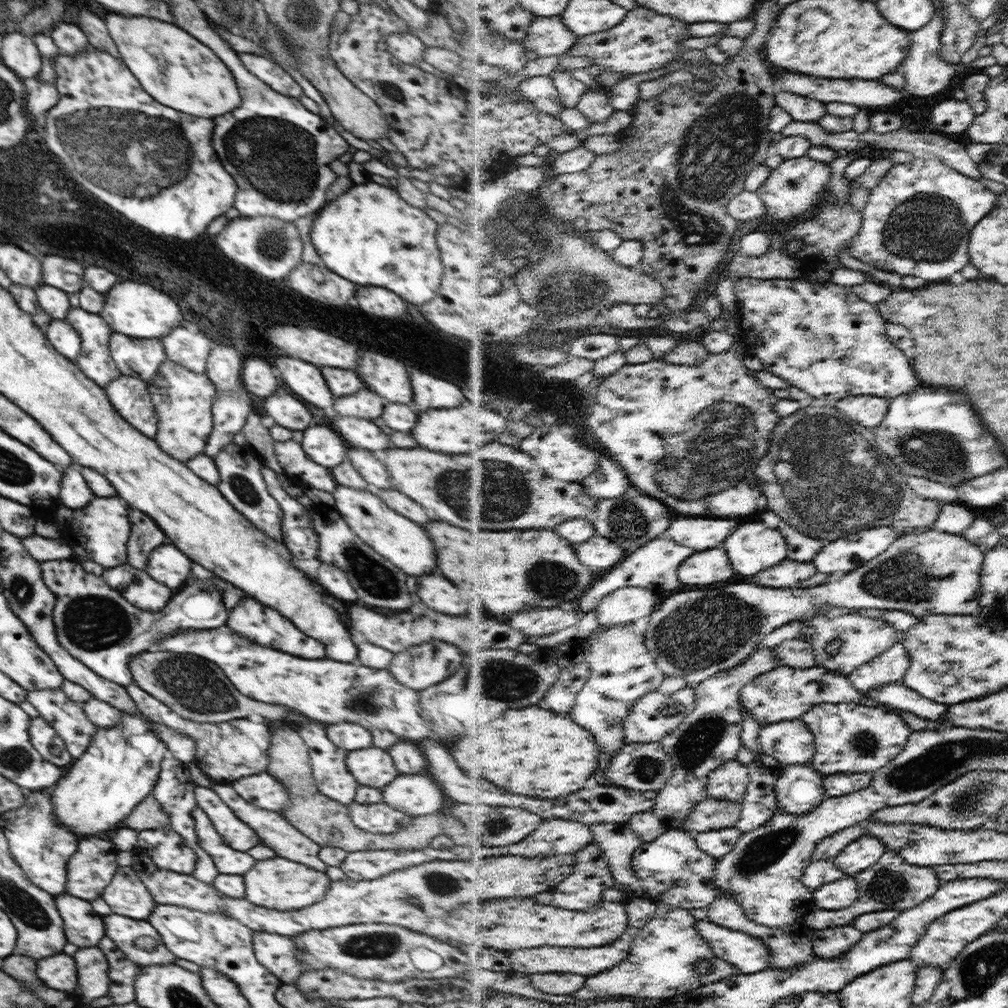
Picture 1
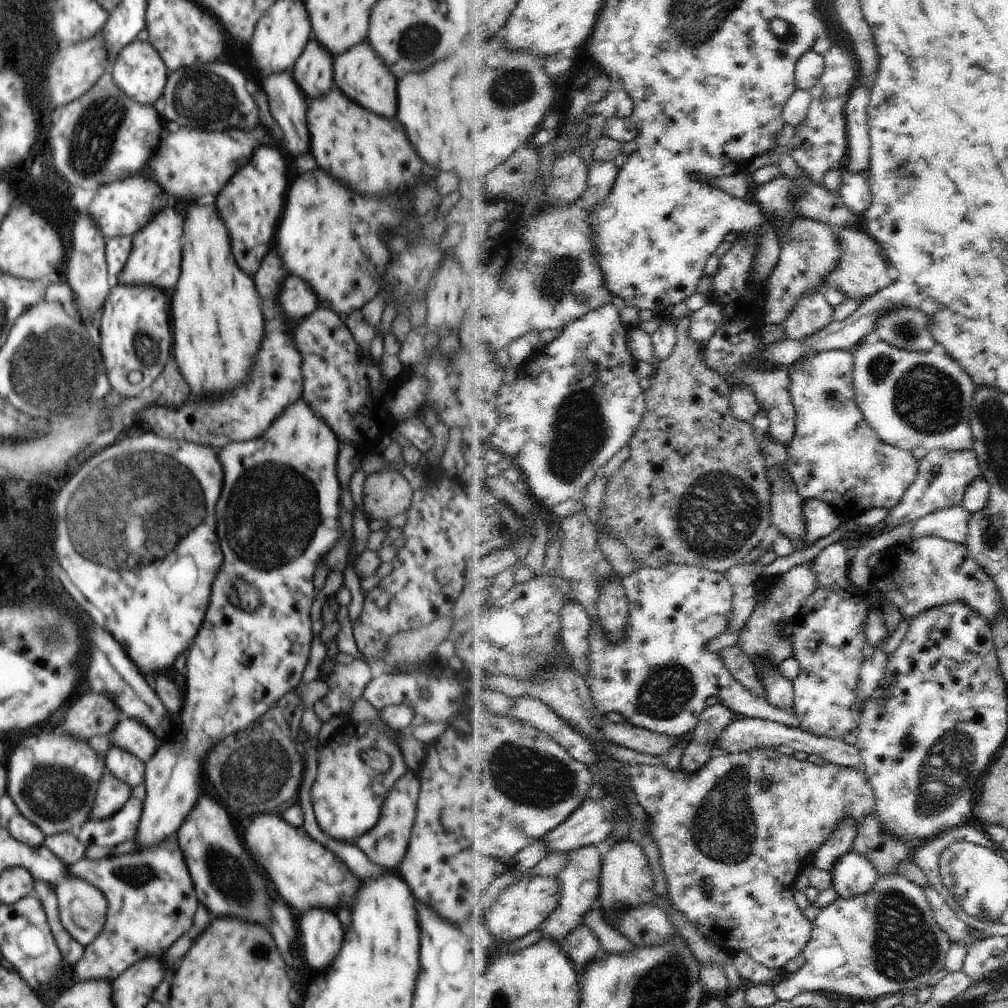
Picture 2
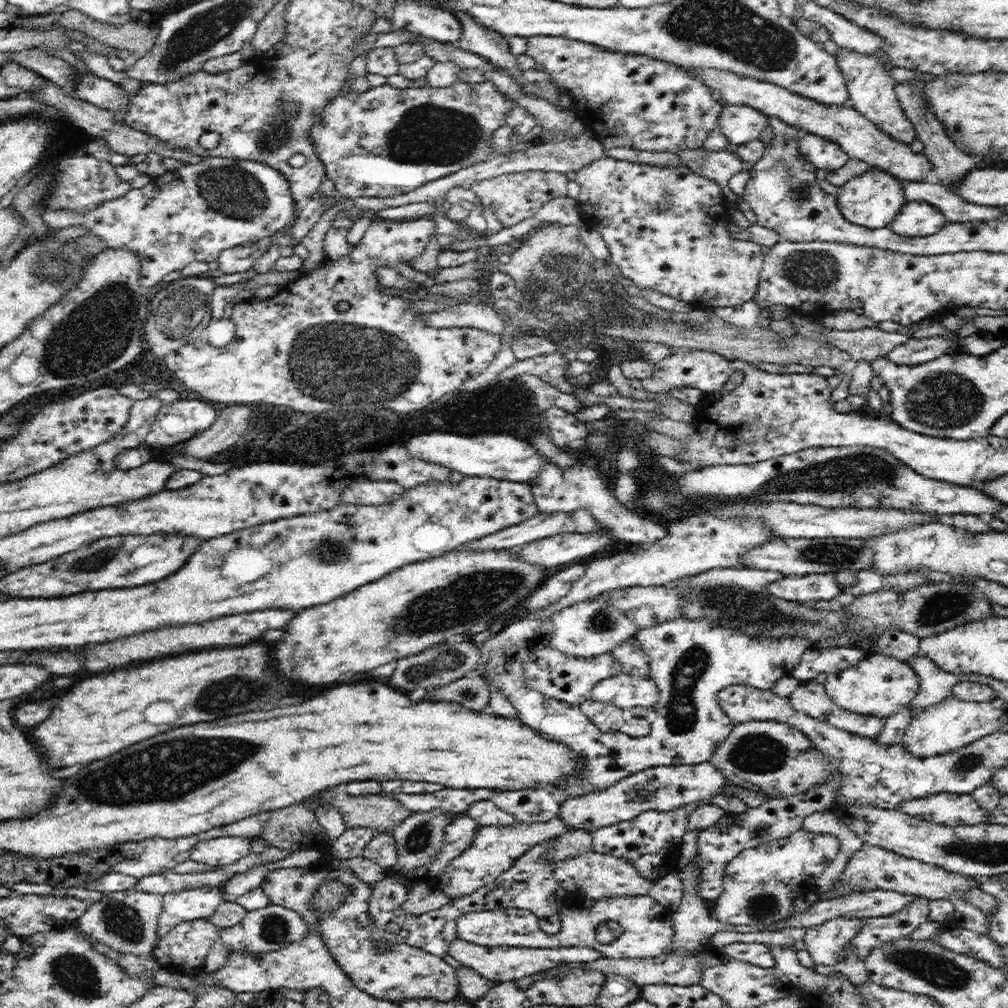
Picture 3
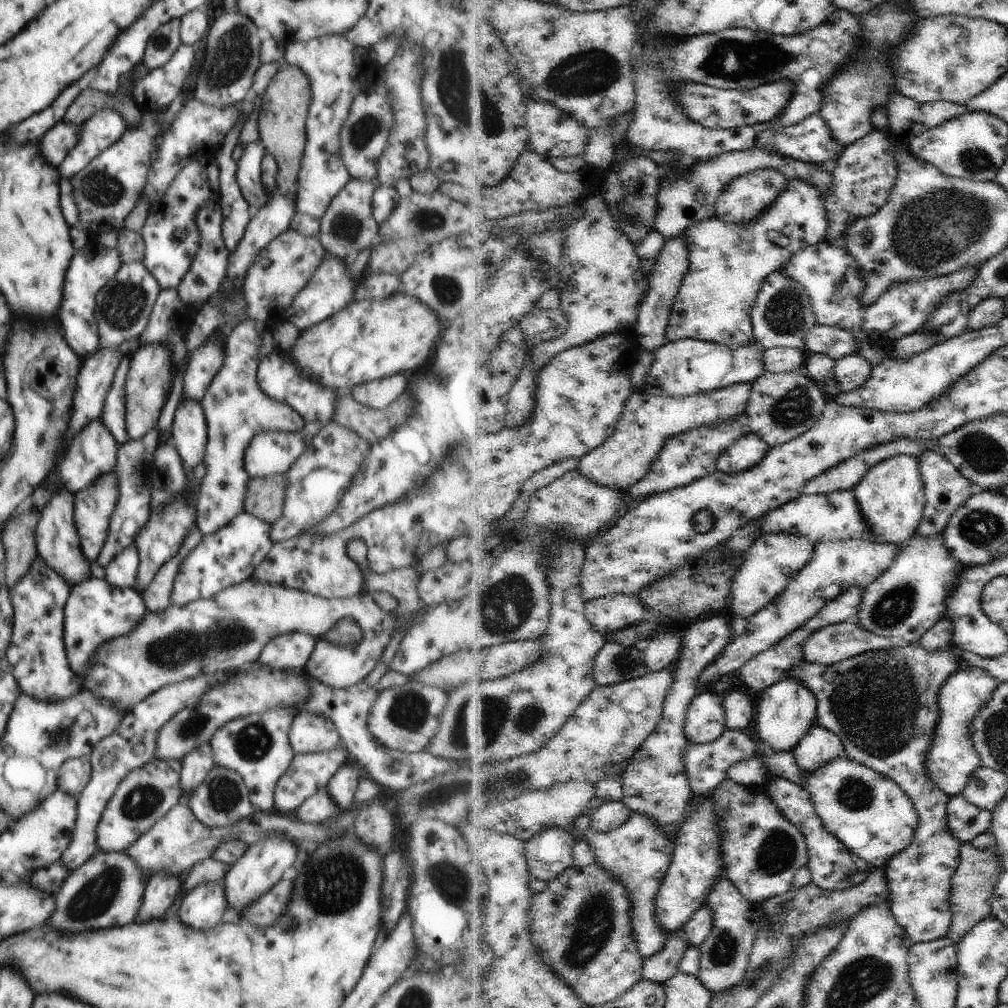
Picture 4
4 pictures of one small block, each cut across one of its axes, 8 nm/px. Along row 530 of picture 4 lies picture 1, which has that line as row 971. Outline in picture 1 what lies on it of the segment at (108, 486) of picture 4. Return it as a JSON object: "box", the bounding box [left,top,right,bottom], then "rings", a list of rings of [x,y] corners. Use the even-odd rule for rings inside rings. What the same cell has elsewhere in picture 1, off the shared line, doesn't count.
{"box":[73,947,108,1006],"rings":[[[98,947],[79,948],[73,956],[78,970],[78,990],[74,997],[78,1006],[106,996],[108,992],[108,964]]]}

